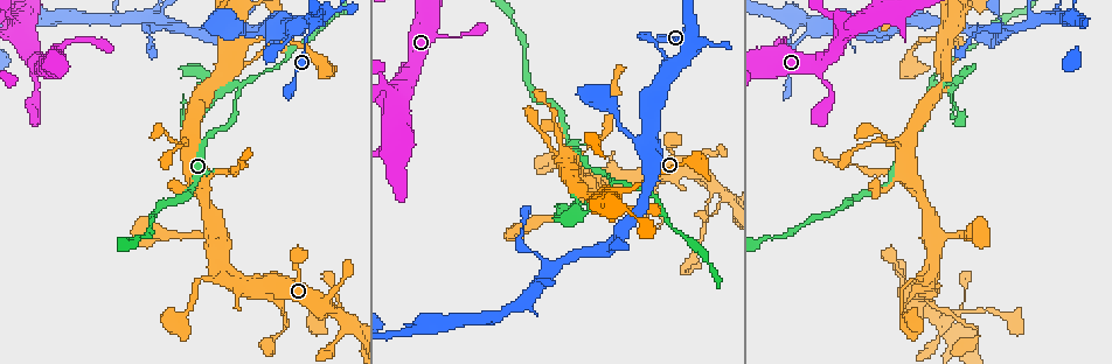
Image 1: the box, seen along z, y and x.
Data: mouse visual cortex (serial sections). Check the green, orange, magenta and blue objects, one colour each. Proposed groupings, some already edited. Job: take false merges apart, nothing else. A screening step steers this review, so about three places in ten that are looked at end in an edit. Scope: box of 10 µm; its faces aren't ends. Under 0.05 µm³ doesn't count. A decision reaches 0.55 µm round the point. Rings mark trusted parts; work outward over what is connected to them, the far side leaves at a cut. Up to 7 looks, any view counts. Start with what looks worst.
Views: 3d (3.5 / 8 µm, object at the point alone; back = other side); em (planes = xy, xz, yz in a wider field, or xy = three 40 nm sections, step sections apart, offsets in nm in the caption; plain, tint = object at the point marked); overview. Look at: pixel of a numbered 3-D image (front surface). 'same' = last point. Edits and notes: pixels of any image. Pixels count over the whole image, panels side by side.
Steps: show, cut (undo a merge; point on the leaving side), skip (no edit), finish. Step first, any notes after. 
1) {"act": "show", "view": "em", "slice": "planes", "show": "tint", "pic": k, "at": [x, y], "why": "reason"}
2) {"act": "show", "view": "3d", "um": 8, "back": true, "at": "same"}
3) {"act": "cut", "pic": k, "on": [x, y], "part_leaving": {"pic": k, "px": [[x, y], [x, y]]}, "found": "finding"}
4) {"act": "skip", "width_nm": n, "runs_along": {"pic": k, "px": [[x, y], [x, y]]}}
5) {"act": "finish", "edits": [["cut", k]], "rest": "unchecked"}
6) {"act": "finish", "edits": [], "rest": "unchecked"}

{"act": "show", "view": "em", "slice": "planes", "show": "tint", "pic": 1, "at": [614, 179], "why": "a fork"}

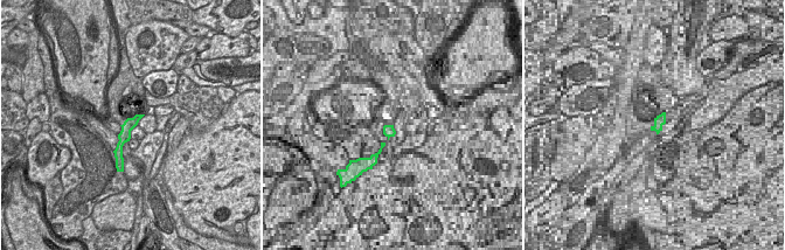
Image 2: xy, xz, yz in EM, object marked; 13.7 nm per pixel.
{"act": "show", "view": "3d", "um": 3.5, "at": "same", "why": "see where the arms go"}

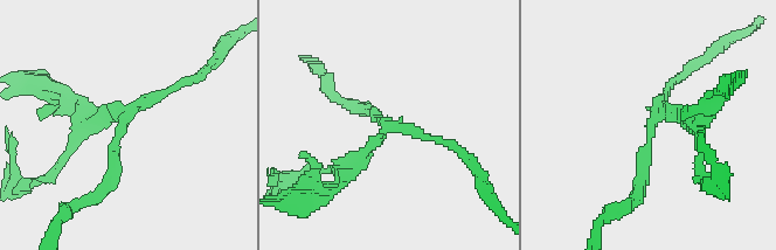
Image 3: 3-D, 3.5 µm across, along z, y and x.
{"act": "skip", "width_nm": 160, "runs_along": {"pic": 3, "px": [[639, 191], [651, 123], [708, 108]]}, "found": "one cell here"}

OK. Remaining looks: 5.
{"act": "show", "view": "3d", "um": 3.5, "pic": 1, "at": [149, 18], "why": "looks like a crossing"}

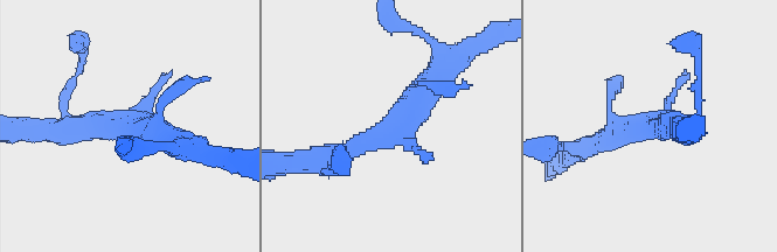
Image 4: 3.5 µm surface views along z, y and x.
{"act": "show", "view": "em", "slice": "xy", "step": 5, "show": "tint", "pic": 4, "at": [135, 131], "arms": 4, "arm_widths_nm": [100, 100, 250, 300]}

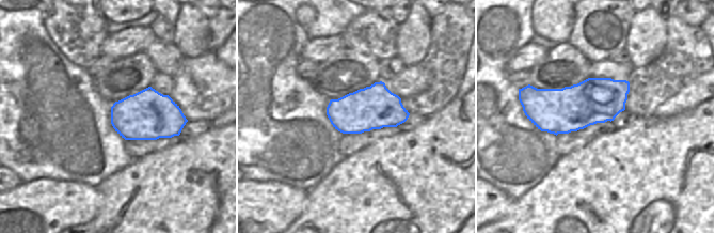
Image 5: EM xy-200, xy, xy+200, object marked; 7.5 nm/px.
{"act": "skip", "width_nm": 320, "runs_along": {"pic": 4, "px": [[445, 64], [374, 139], [327, 160]]}, "found": "continuous, no second cell"}

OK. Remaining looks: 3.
{"act": "show", "view": "3d", "um": 3.5, "pic": 1, "at": [1074, 18], "why": "calibre changes"}

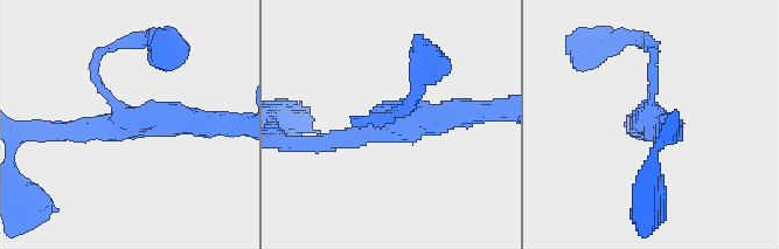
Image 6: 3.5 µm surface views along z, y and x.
{"act": "show", "view": "em", "slice": "xy", "step": 5, "show": "tint", "pic": 6, "at": [655, 125]}

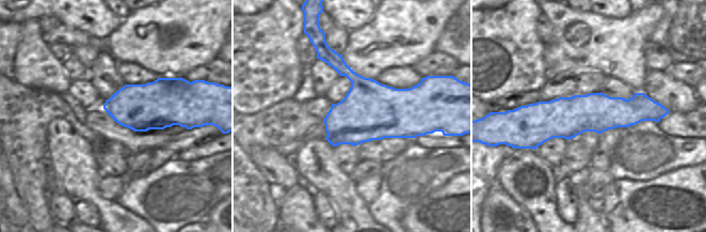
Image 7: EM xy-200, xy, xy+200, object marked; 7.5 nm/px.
{"act": "show", "view": "em", "slice": "xy", "step": 2, "show": "tint", "at": "same", "why": "another direction"}

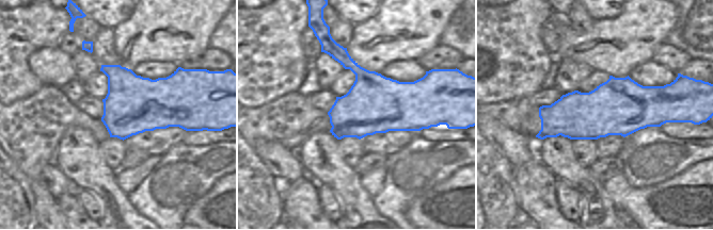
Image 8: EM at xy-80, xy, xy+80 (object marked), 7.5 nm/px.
{"act": "skip", "runs_along": {"pic": 6, "px": [[464, 113], [310, 144]]}, "found": "all the same cell"}

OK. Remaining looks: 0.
{"act": "finish", "edits": [], "rest": "unchecked"}

